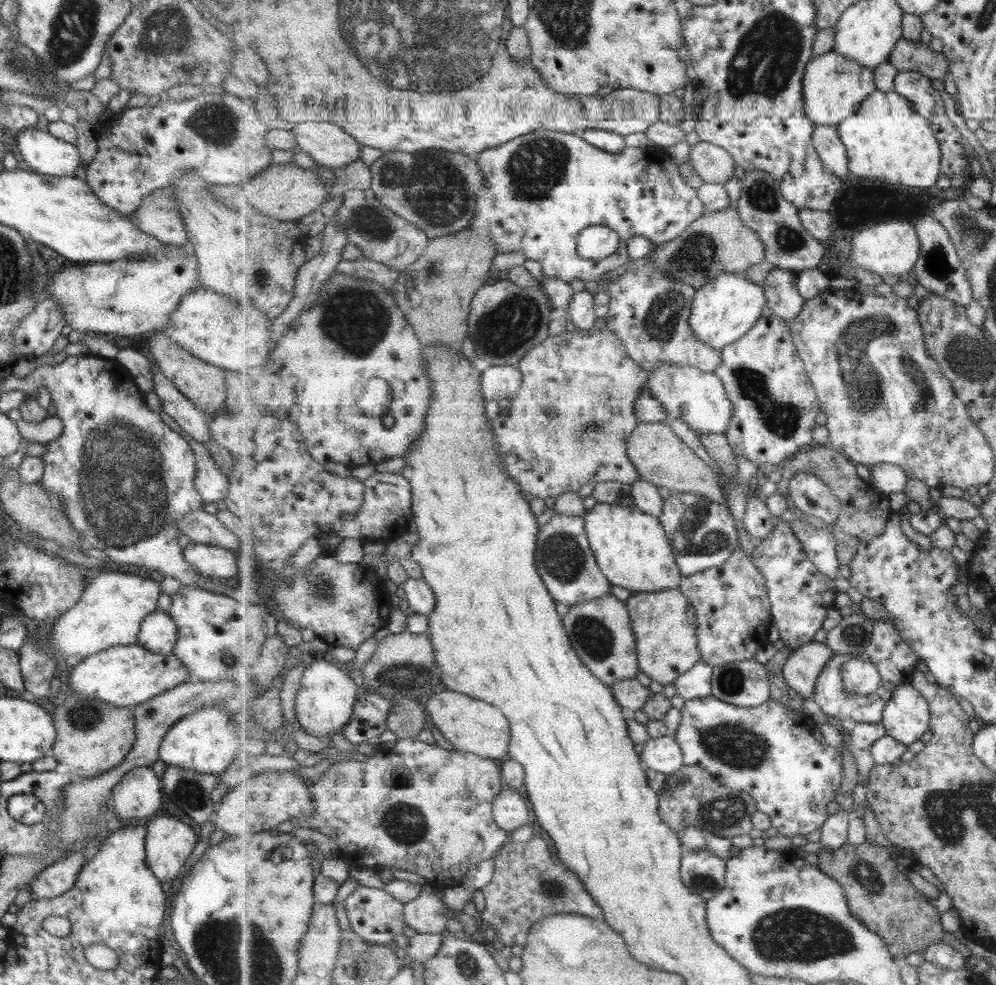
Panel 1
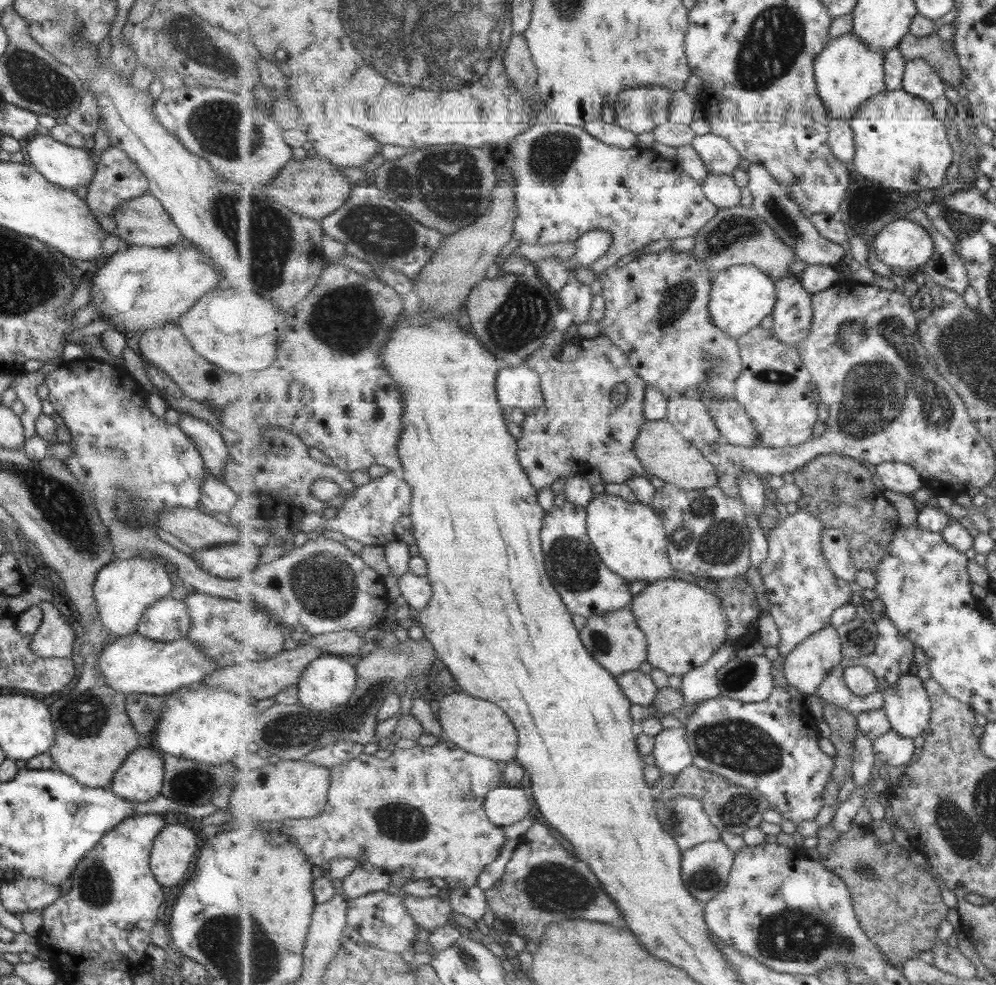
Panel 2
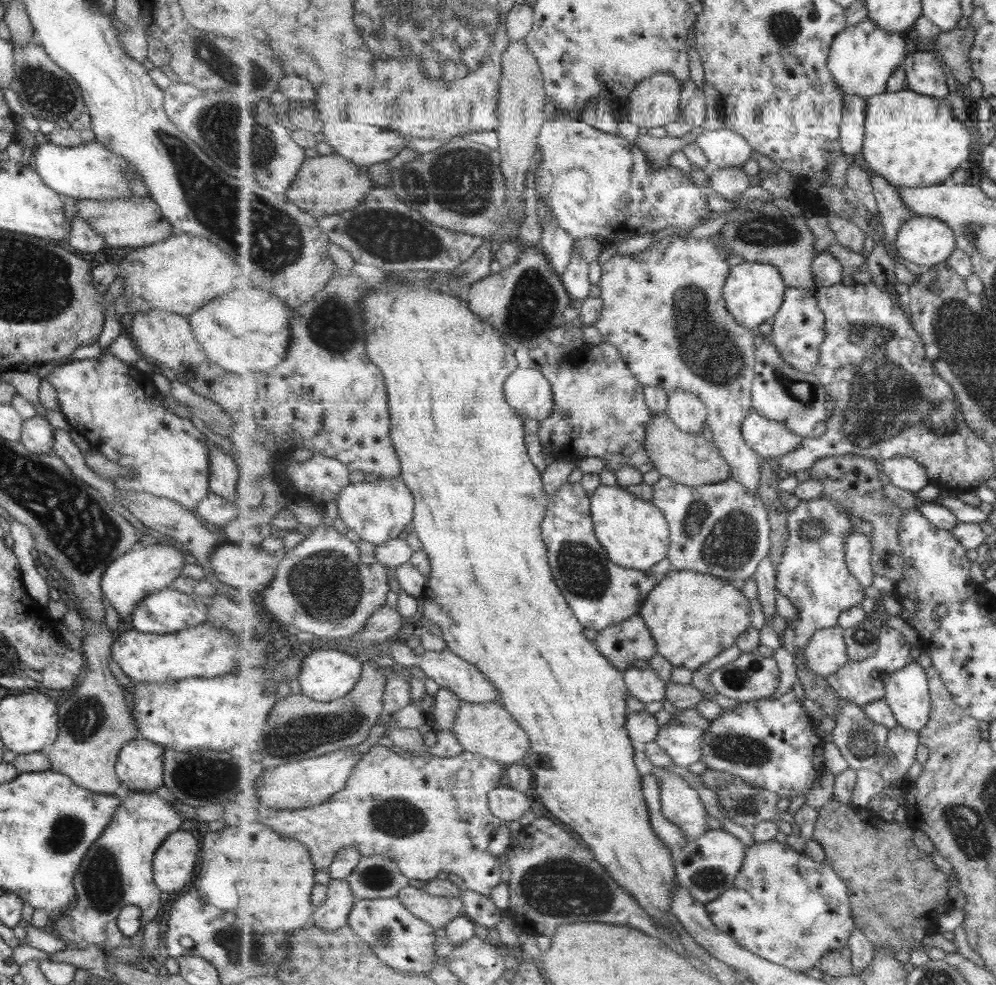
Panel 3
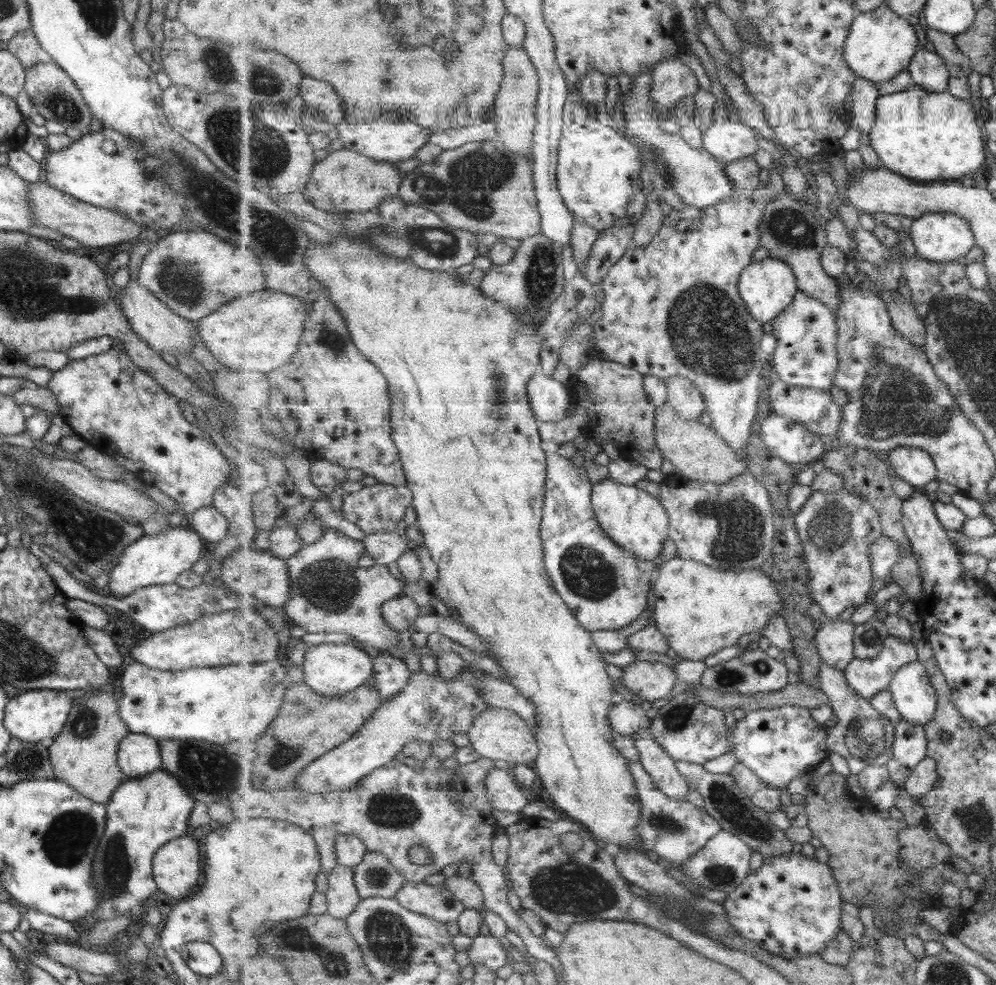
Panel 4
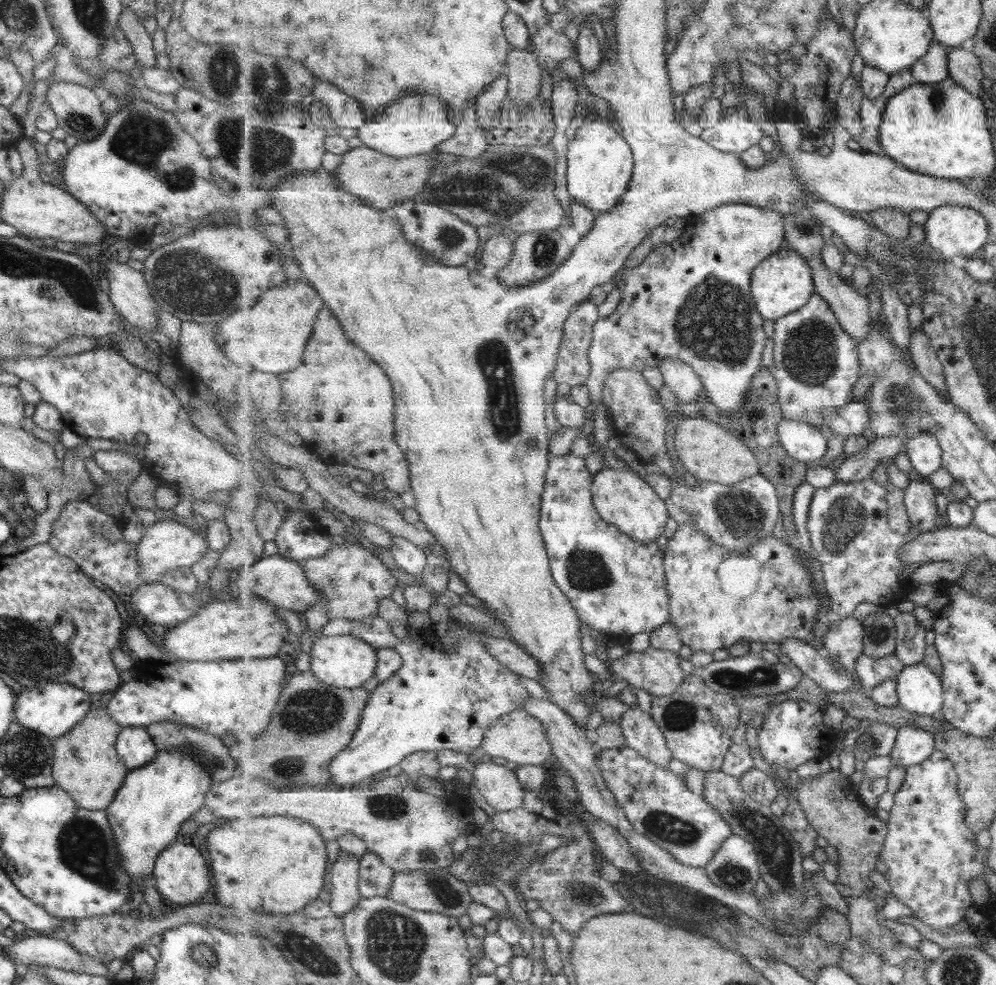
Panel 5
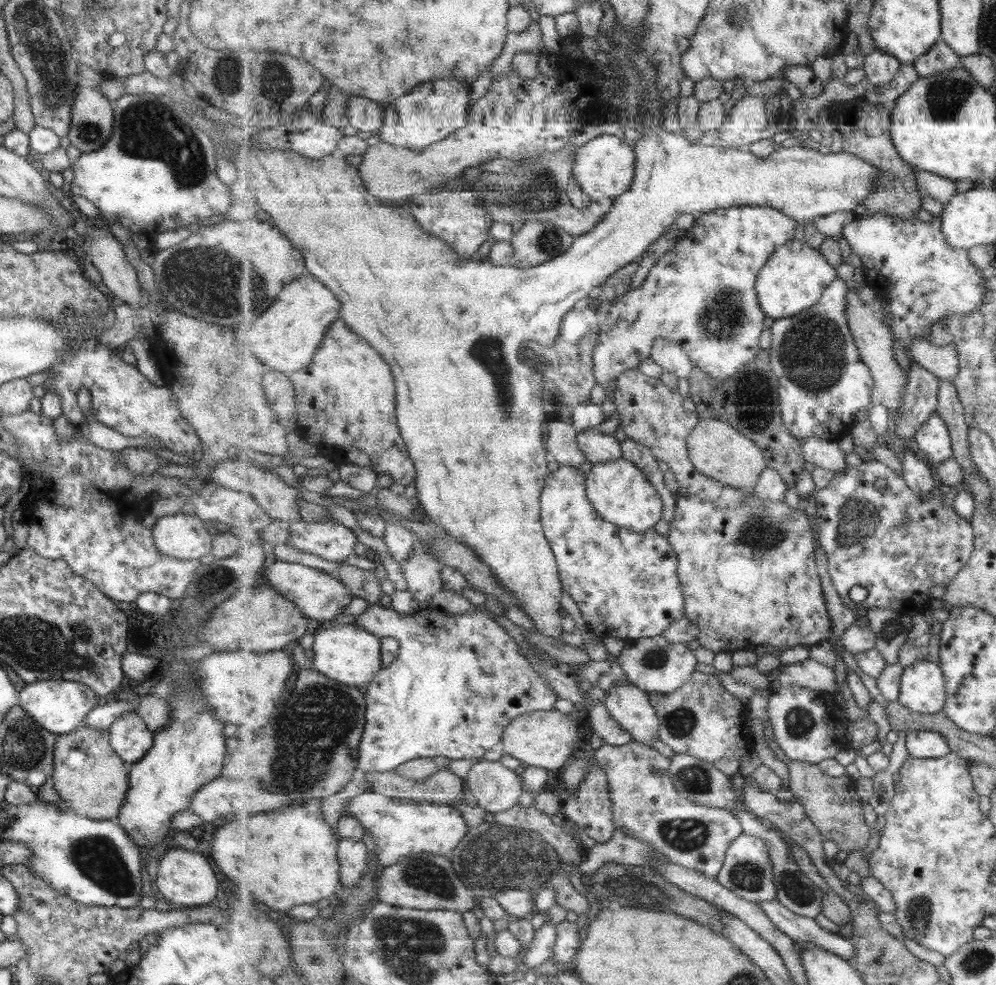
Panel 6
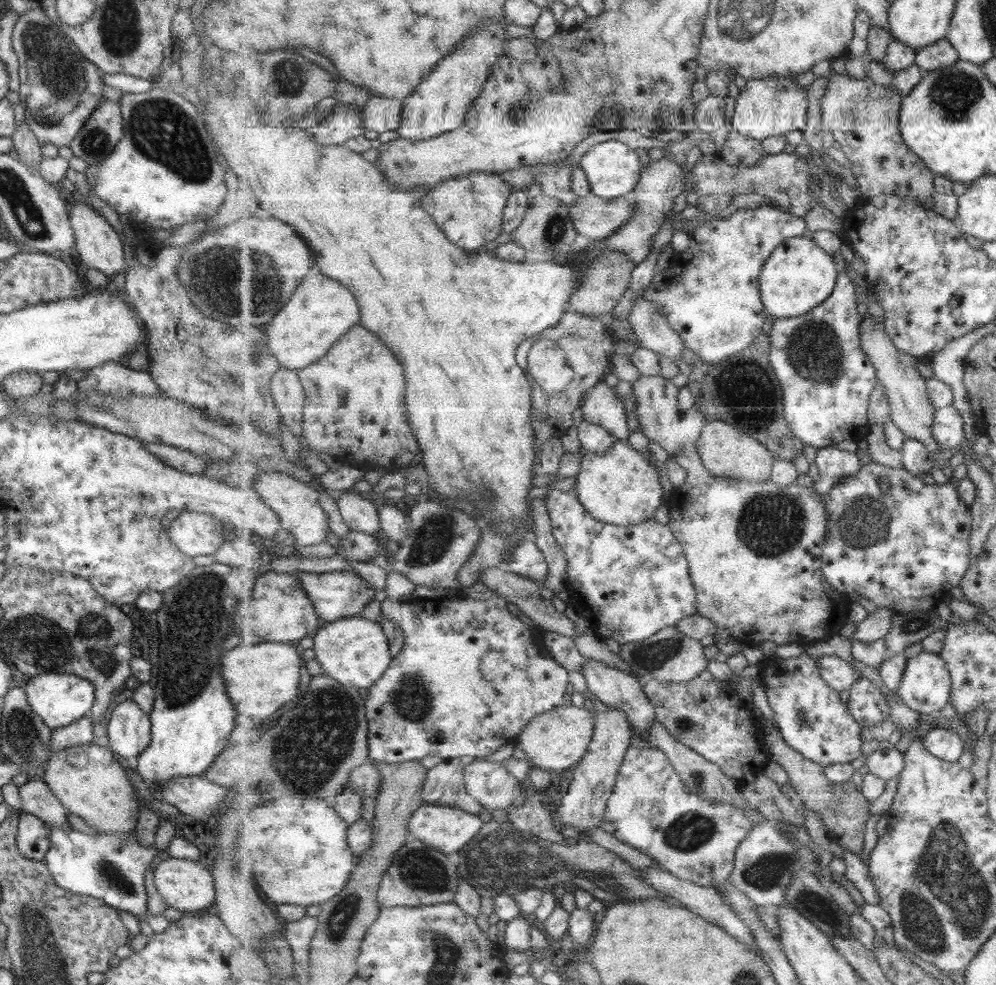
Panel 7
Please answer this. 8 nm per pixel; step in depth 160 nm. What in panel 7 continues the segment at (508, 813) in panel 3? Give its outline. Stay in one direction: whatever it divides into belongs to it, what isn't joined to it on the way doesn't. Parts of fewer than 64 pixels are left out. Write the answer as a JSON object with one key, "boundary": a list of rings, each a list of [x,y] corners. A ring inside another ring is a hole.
{"boundary":[[[475,759],[464,768],[466,789],[485,809],[509,810],[521,796],[521,782],[501,762]]]}

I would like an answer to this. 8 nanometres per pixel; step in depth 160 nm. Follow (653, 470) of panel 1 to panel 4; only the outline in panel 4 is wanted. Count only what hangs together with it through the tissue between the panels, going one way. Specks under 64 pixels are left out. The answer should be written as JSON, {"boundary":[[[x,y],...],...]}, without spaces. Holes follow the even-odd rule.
{"boundary":[[[668,402],[657,406],[656,428],[658,447],[664,458],[676,468],[676,477],[703,483],[727,483],[749,471],[745,458],[739,456],[712,425],[706,426],[697,419],[683,417]]]}

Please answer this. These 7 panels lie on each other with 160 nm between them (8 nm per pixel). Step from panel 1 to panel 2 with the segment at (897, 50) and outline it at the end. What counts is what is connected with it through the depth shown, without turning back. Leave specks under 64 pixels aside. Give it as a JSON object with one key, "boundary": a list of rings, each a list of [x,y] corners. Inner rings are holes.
{"boundary":[[[910,32],[903,37],[897,50],[901,51],[908,61],[916,58],[929,61],[950,87],[957,89],[963,86],[965,75],[952,40],[942,40],[936,34],[919,37]]]}

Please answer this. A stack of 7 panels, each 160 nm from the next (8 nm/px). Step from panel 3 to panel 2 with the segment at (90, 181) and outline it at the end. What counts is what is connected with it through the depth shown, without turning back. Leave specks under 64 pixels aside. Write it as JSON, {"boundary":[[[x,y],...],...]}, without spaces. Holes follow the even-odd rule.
{"boundary":[[[33,134],[24,142],[23,152],[29,156],[29,165],[57,187],[75,191],[79,185],[87,186],[95,172],[87,152],[53,140],[49,135]]]}

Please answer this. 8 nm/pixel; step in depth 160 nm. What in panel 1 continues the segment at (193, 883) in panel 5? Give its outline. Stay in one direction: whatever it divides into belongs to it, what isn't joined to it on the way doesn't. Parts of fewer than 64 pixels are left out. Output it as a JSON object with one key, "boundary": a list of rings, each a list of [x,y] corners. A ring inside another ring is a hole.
{"boundary":[[[154,816],[145,824],[146,865],[158,881],[171,881],[197,842],[195,832],[167,816]]]}

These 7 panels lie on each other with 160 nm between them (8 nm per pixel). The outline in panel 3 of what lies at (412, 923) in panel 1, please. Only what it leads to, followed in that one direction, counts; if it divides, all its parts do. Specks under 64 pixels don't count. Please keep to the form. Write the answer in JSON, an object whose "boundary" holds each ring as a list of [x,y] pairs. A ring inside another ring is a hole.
{"boundary":[[[407,885],[398,894],[402,903],[421,920],[436,929],[446,927],[451,920],[463,914],[465,905],[458,896],[429,894],[423,887]]]}

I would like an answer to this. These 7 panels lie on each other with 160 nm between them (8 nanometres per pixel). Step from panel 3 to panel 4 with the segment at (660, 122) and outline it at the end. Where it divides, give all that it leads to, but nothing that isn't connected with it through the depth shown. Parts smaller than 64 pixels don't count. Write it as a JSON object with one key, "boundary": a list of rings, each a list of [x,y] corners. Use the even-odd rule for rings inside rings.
{"boundary":[[[667,58],[654,66],[652,99],[660,120],[671,114],[686,96],[694,95],[700,89],[699,80],[691,68],[679,58]]]}

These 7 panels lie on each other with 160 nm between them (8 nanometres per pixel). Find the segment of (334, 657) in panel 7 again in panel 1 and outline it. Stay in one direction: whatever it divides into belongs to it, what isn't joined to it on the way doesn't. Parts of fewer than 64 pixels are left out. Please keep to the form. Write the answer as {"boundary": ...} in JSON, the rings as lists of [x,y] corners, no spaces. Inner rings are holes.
{"boundary":[[[314,657],[303,672],[301,689],[296,697],[296,721],[314,737],[333,738],[339,733],[343,734],[354,717],[360,690],[358,677],[351,675],[342,664],[329,658]]]}

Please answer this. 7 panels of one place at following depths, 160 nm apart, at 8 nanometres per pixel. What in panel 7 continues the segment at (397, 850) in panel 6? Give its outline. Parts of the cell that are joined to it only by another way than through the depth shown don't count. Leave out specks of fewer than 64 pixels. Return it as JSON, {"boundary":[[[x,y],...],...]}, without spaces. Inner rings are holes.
{"boundary":[[[425,803],[413,812],[409,832],[427,846],[451,854],[461,851],[485,824],[479,816],[461,808]]]}

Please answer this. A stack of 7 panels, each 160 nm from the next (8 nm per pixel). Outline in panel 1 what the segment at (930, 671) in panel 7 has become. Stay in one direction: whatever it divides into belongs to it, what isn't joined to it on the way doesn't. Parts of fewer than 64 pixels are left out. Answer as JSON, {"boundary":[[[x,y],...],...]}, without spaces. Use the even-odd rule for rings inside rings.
{"boundary":[[[909,682],[900,685],[884,711],[887,735],[909,746],[921,740],[931,724],[931,710],[926,697]]]}

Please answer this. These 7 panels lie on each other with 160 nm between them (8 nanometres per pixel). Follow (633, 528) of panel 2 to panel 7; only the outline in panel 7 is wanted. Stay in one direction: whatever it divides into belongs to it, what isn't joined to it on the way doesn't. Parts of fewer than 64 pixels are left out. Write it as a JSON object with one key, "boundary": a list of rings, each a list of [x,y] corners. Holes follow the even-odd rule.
{"boundary":[[[619,439],[607,452],[585,451],[575,486],[588,512],[597,520],[612,526],[638,525],[653,519],[665,496],[653,463],[649,463],[626,440]]]}

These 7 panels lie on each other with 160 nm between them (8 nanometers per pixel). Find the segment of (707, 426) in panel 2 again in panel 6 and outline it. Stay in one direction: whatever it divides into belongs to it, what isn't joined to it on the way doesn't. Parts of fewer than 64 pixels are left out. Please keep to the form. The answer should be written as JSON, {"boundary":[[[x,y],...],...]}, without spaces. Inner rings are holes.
{"boundary":[[[658,339],[655,341],[651,357],[664,370],[675,373],[678,378],[689,379],[692,375],[694,364],[689,355],[679,344],[672,343],[669,339]]]}

